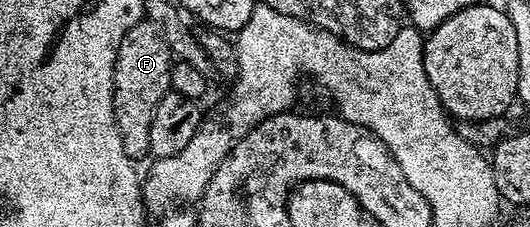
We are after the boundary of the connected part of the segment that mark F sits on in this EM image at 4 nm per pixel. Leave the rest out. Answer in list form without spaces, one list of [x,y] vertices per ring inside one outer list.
[[[143,18],[121,41],[117,49],[115,76],[113,77],[113,113],[115,124],[121,137],[121,145],[132,161],[148,158],[149,125],[153,125],[153,113],[167,92],[171,90],[171,68],[173,56],[165,37],[153,25],[153,21]]]

